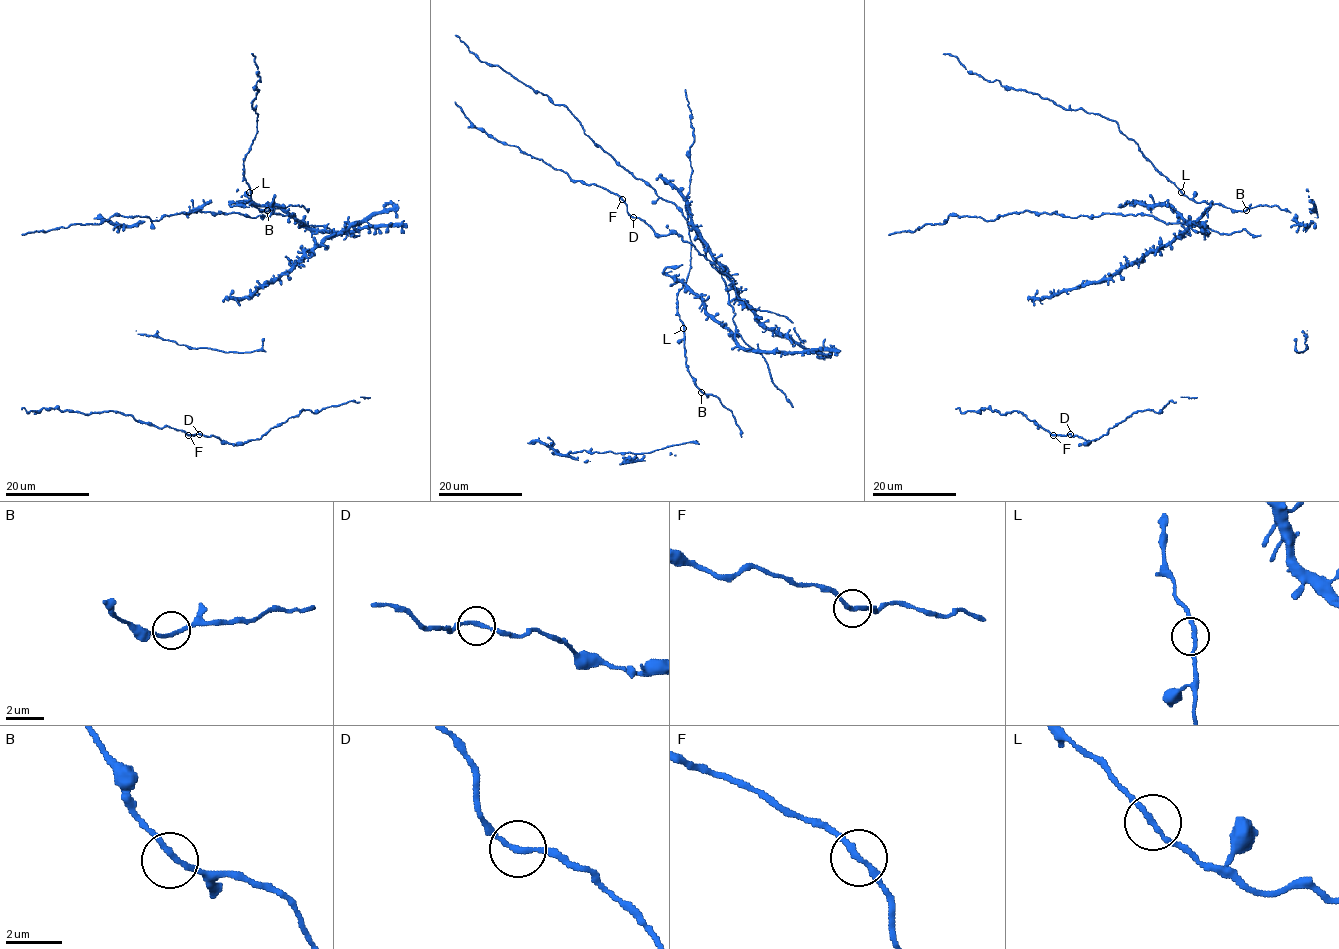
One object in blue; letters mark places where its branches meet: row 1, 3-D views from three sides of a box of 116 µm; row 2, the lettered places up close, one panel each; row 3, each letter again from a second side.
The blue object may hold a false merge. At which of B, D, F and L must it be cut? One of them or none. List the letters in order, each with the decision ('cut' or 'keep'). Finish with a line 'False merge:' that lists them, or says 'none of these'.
B: keep
D: keep
F: keep
L: keep
False merge: none of these

